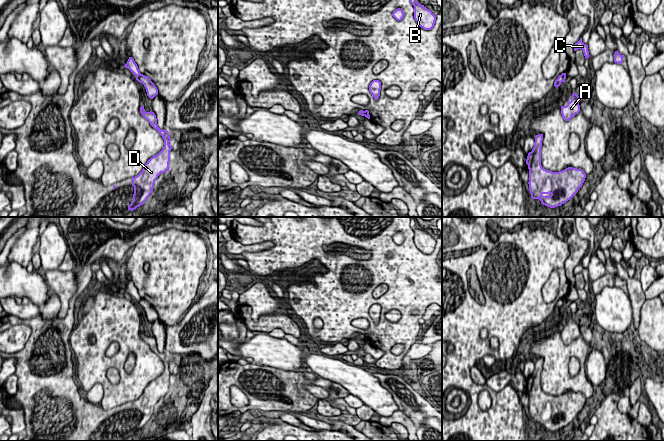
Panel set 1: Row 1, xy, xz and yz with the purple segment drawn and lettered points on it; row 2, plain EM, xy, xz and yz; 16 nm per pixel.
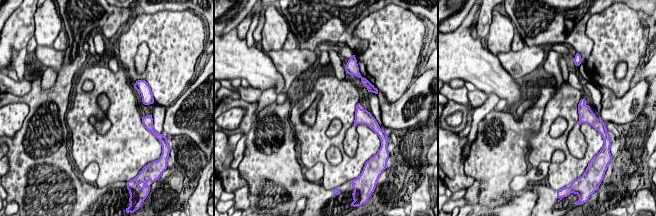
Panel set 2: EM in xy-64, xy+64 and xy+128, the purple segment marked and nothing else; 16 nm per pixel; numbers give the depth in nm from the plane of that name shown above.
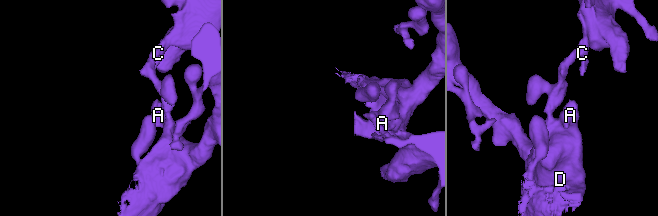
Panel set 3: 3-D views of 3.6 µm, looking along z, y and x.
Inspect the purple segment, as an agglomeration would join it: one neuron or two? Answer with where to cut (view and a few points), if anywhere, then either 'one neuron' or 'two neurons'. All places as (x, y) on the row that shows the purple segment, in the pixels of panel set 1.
cut xy (142, 74), (136, 79); two neurons

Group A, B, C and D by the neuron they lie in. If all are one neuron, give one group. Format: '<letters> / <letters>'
A B D / C

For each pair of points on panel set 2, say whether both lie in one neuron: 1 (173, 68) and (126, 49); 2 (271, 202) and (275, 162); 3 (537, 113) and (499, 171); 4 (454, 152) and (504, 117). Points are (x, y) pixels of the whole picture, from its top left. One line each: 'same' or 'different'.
1: same
2: same
3: same
4: different

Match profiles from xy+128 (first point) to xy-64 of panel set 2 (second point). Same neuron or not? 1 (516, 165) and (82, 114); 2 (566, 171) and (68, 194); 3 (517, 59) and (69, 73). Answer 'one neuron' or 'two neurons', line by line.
1: two neurons
2: two neurons
3: two neurons

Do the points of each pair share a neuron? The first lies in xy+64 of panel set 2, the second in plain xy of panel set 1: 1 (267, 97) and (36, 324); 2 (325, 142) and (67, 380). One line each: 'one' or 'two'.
1: two
2: two

